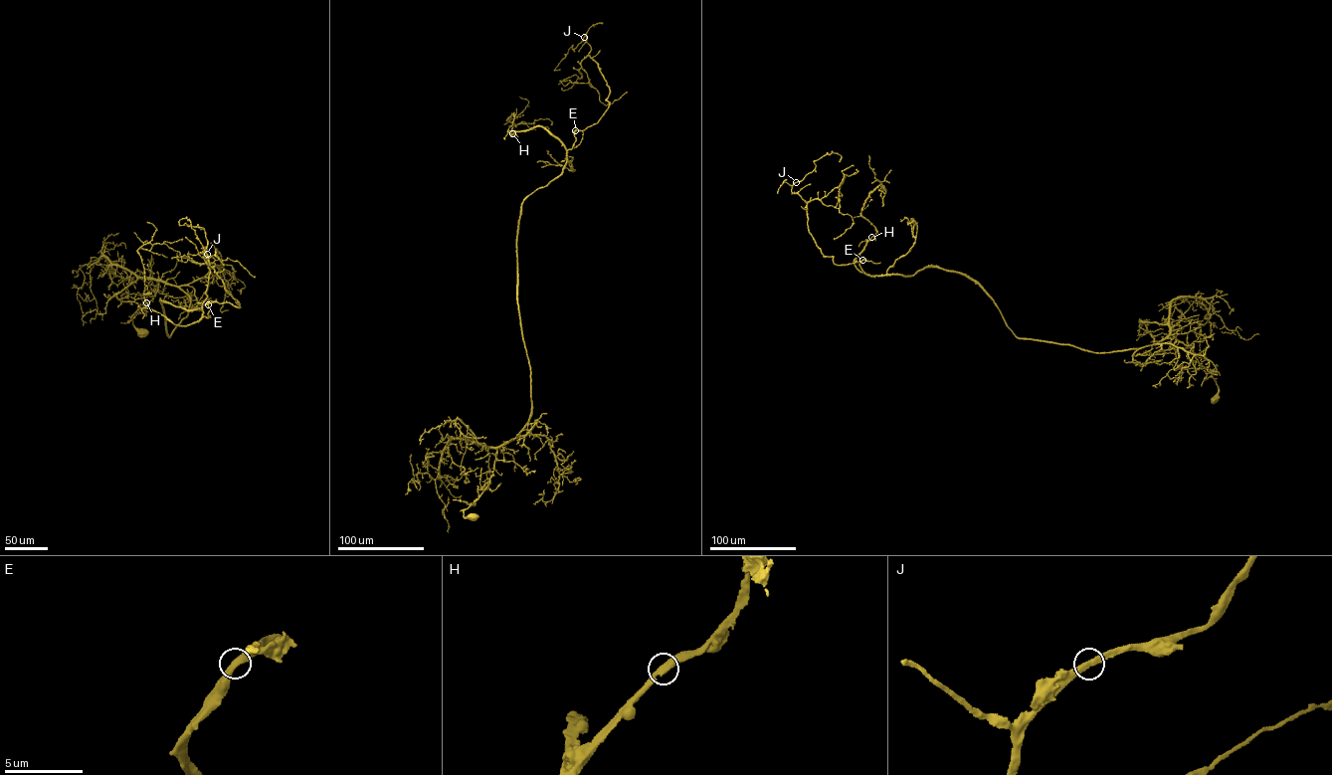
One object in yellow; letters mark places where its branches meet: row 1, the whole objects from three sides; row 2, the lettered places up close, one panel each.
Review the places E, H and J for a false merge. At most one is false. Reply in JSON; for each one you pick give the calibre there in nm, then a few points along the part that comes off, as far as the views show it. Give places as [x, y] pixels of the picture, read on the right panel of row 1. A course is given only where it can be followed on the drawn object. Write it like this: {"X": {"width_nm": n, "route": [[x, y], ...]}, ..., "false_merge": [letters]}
{"false_merge": []}

